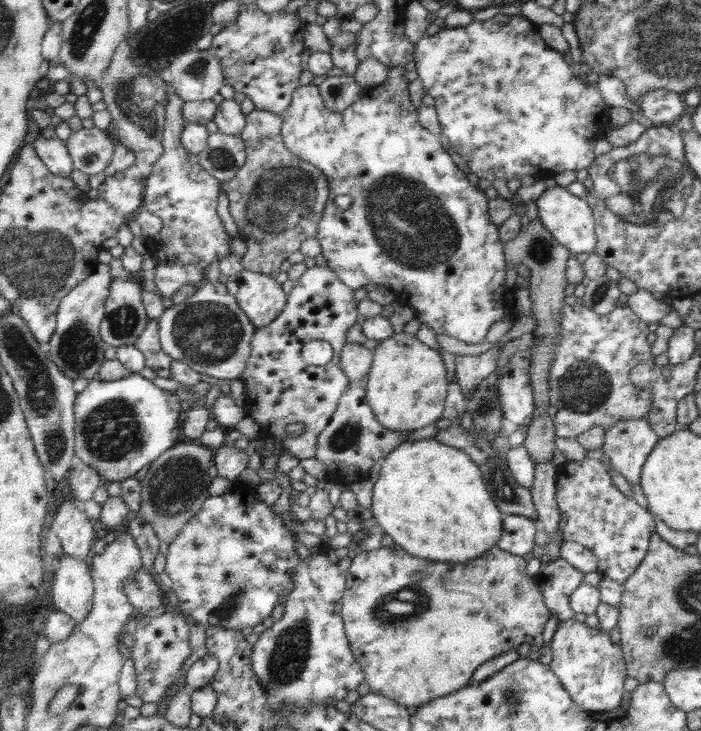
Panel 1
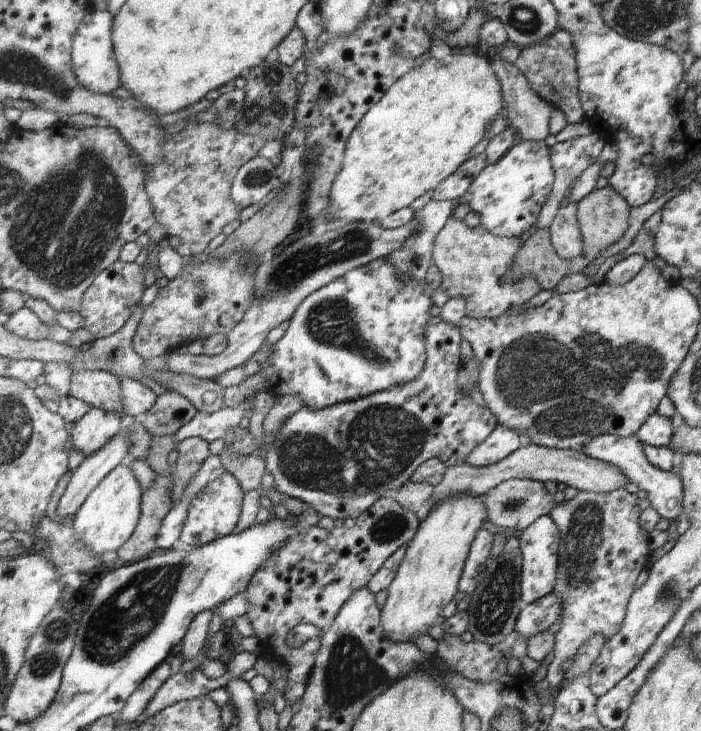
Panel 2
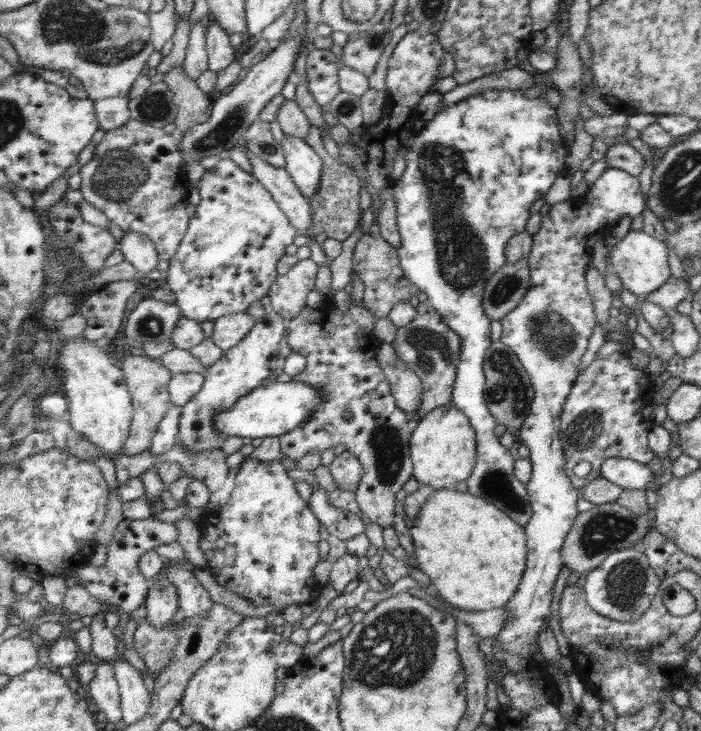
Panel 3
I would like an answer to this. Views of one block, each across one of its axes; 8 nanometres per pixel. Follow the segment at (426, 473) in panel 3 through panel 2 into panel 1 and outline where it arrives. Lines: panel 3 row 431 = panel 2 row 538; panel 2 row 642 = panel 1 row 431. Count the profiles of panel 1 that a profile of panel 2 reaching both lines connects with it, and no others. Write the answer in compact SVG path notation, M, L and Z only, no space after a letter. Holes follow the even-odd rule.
M393 334L375 348L375 362L369 374L367 398L379 420L395 432L413 432L425 428L445 414L449 396L447 368L439 352L411 334Z

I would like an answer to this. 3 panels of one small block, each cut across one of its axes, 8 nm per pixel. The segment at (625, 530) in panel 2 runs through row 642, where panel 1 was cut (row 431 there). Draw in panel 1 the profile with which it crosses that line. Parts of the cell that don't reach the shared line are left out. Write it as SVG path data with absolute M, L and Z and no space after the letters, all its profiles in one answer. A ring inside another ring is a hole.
M581 302L561 308L561 330L559 330L559 344L555 348L555 356L547 374L549 386L549 406L555 406L555 436L557 438L577 438L581 432L589 430L591 426L601 426L603 430L611 428L619 420L641 420L651 410L651 390L635 388L629 382L629 370L637 364L653 366L651 346L647 342L647 322L639 320L637 314L627 306L619 304L609 314L597 314L591 308L585 308Z

